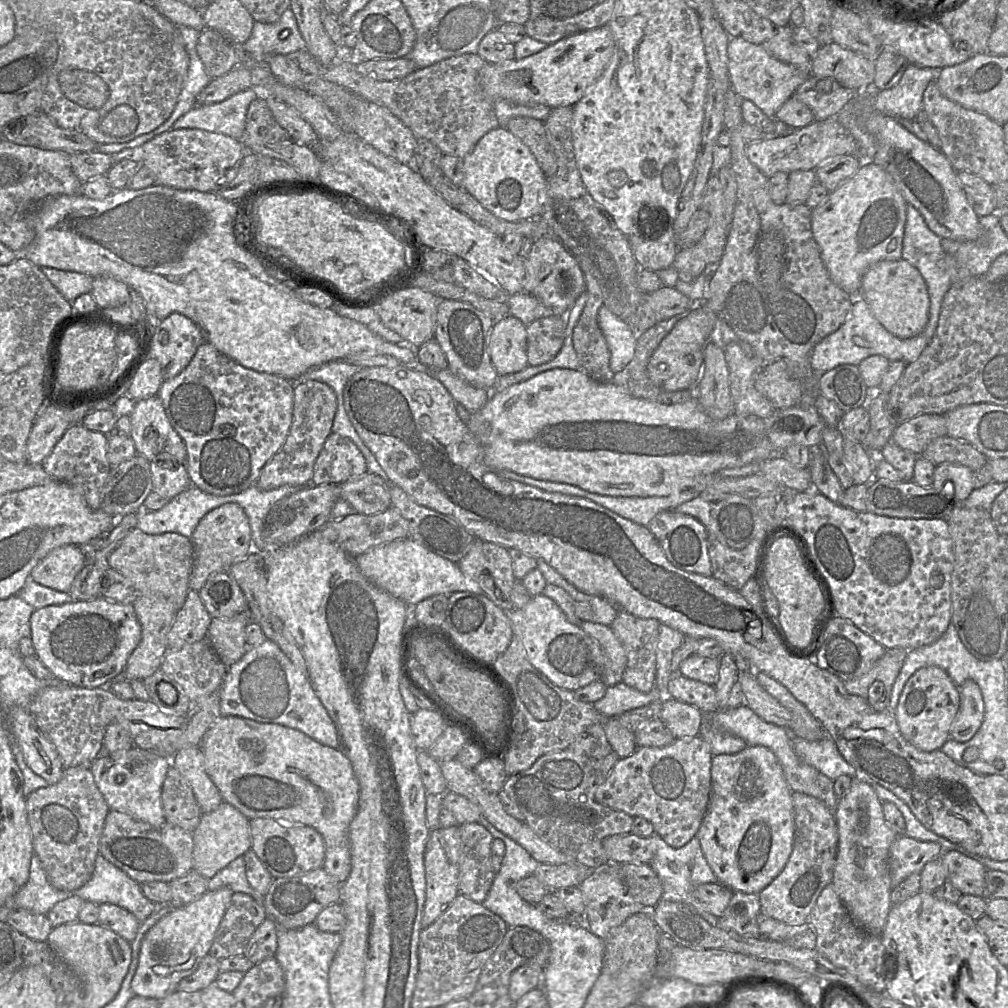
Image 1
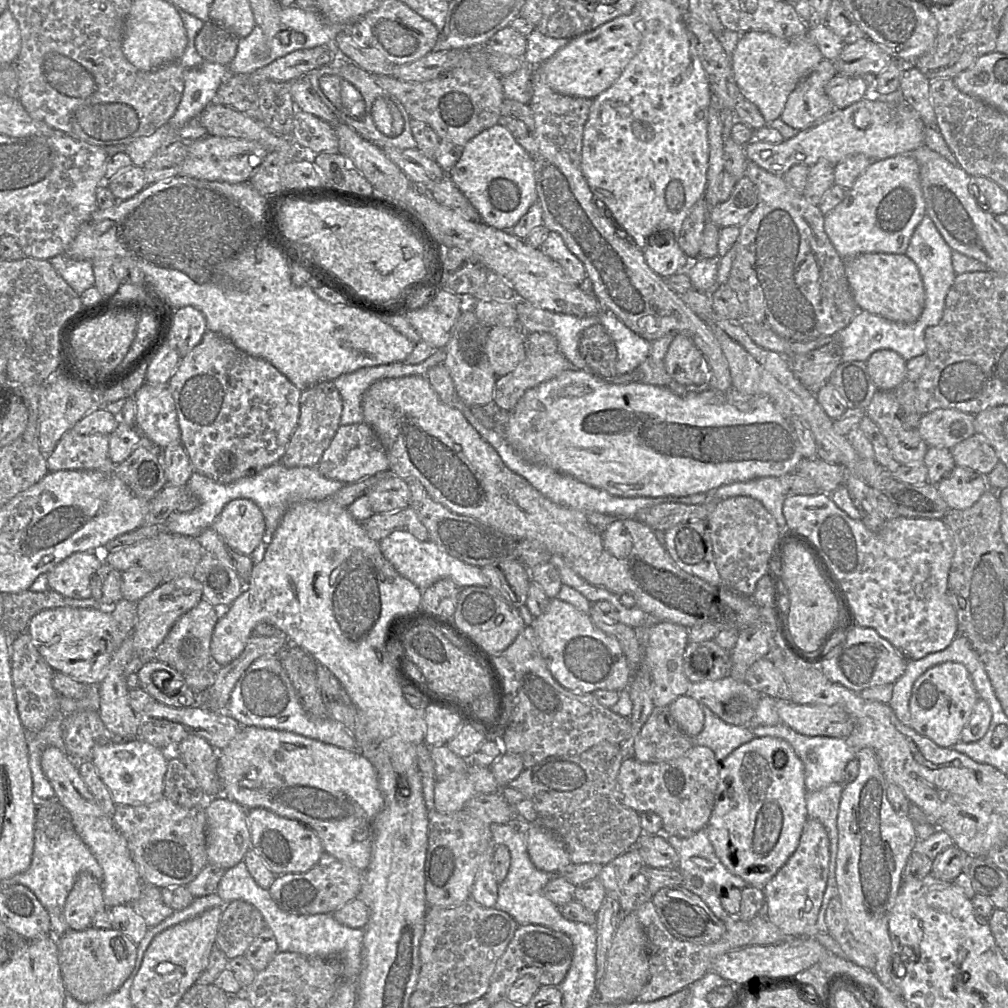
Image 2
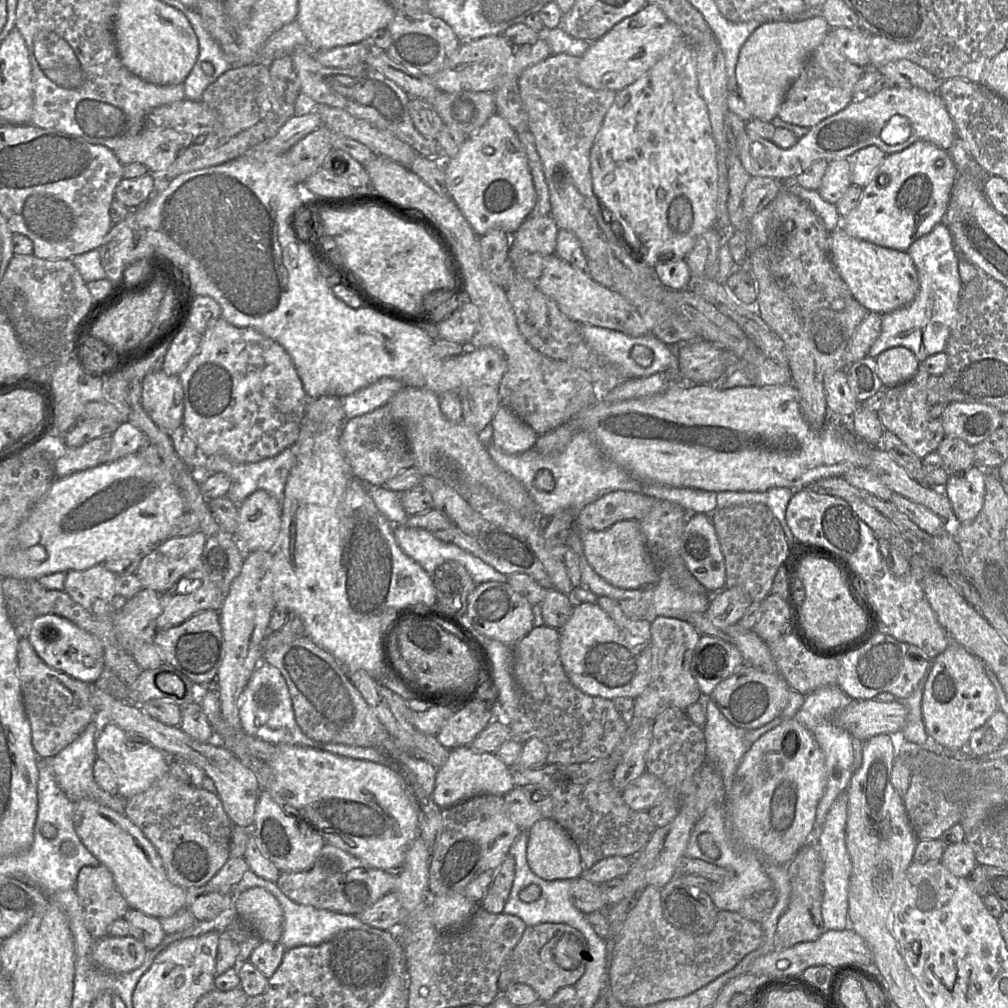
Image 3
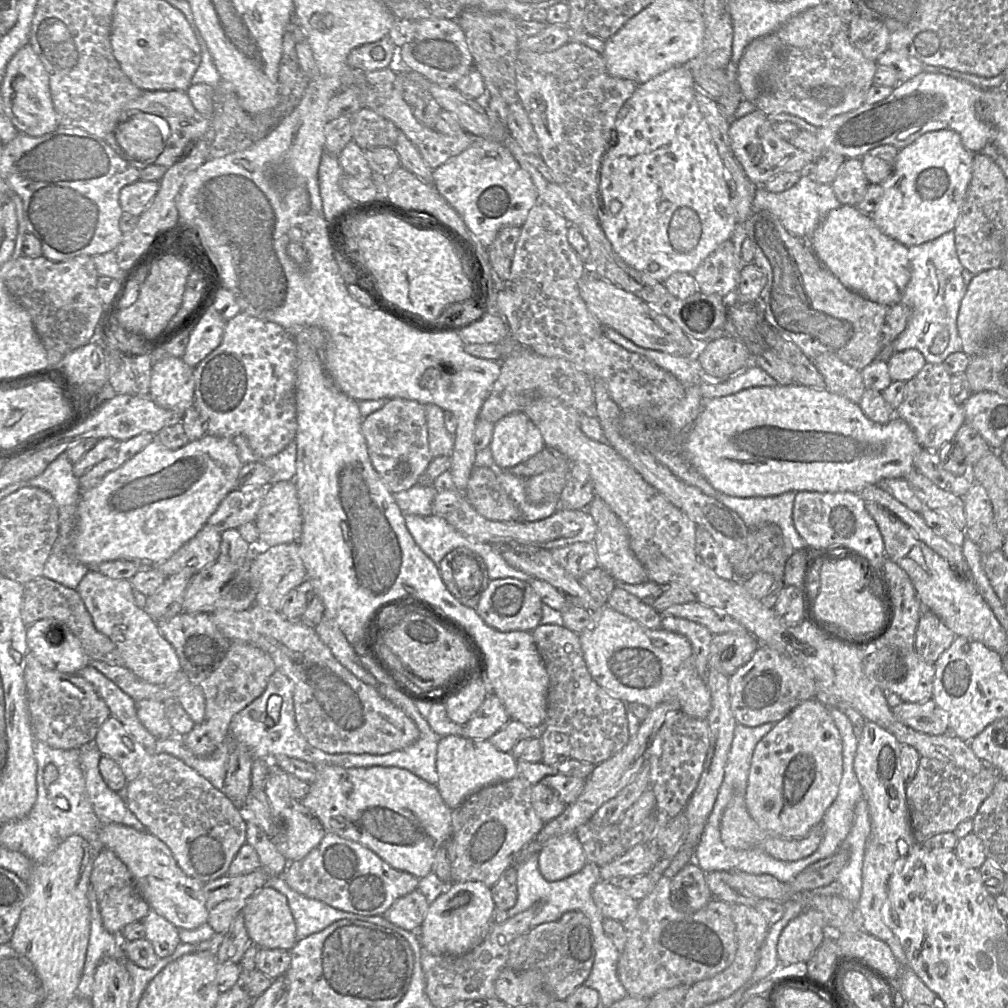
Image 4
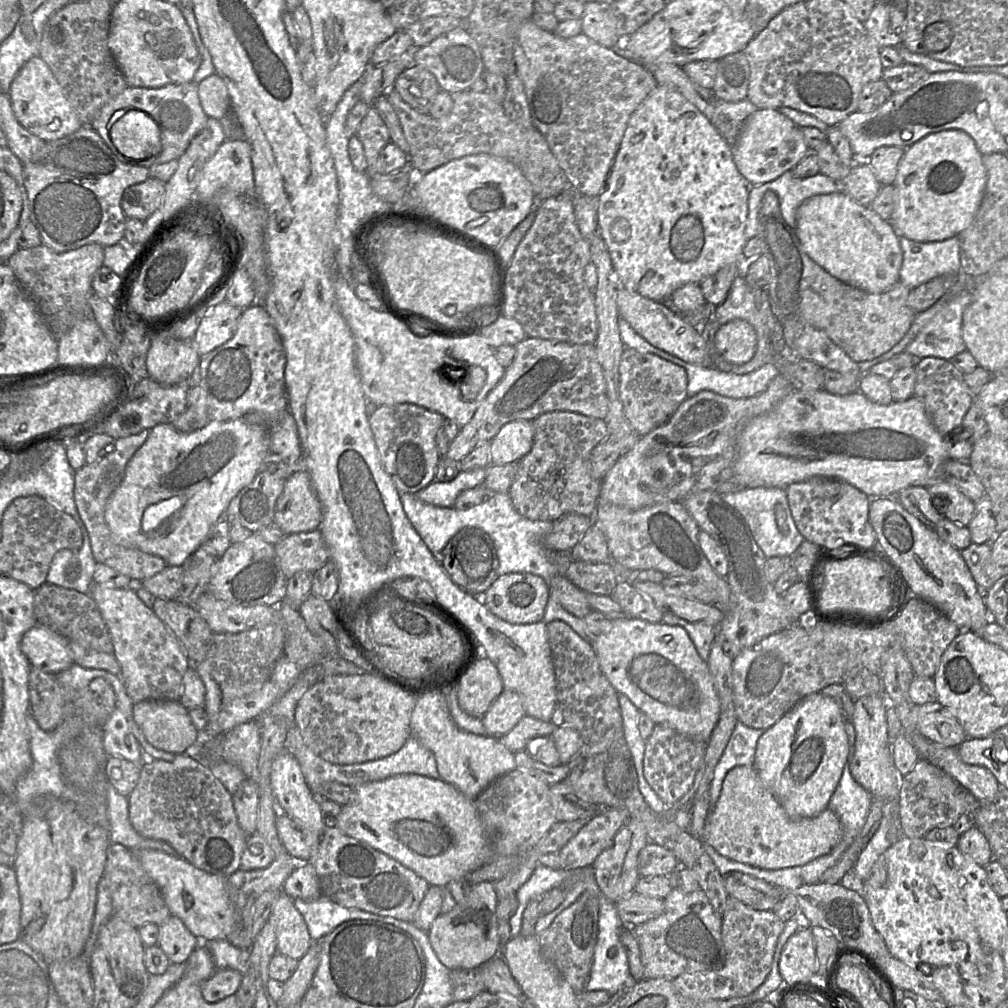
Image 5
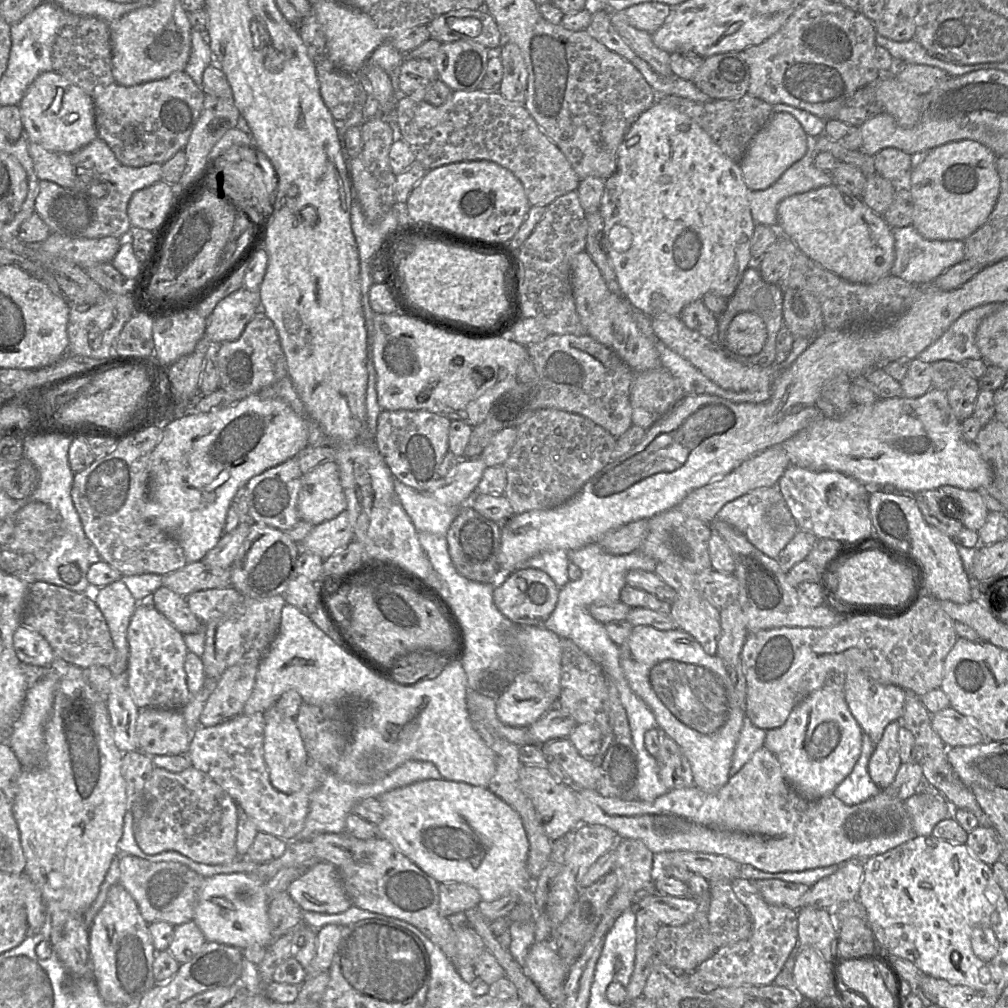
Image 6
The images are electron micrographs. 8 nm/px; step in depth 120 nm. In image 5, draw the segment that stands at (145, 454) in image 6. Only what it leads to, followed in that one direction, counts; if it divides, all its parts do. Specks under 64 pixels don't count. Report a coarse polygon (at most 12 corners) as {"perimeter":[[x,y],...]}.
{"perimeter":[[150,430],[77,470],[75,505],[95,561],[140,581],[167,565],[116,544],[105,507]]}

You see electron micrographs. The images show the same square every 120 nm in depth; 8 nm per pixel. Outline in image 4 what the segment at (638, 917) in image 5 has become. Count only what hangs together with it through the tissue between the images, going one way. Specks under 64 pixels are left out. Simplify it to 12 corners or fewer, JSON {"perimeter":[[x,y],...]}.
{"perimeter":[[614,882],[591,891],[604,918],[624,922],[638,902]]}

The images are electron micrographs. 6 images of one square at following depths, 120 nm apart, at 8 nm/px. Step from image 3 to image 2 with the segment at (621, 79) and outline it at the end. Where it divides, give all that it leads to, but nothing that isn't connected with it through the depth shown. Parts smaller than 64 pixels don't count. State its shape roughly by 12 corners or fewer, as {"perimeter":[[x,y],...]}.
{"perimeter":[[632,10],[536,66],[553,91],[593,99],[642,37]]}

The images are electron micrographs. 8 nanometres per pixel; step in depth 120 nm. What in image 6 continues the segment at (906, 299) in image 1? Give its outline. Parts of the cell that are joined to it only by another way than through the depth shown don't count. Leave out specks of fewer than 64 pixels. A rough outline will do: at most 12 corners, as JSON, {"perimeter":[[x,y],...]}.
{"perimeter":[[835,184],[777,207],[813,261],[855,284],[890,275],[892,227]]}

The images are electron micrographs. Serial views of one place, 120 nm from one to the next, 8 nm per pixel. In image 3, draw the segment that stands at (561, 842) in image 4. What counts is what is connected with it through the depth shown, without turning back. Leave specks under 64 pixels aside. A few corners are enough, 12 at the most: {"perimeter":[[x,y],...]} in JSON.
{"perimeter":[[542,818],[527,832],[527,861],[546,881],[576,879],[578,847]]}

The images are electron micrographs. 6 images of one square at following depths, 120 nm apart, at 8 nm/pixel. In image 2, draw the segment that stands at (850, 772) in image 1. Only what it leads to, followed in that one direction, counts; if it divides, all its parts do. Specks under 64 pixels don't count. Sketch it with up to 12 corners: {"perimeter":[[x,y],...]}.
{"perimeter":[[779,722],[755,736],[787,741],[808,791],[843,784],[856,753],[845,738],[808,736]]}

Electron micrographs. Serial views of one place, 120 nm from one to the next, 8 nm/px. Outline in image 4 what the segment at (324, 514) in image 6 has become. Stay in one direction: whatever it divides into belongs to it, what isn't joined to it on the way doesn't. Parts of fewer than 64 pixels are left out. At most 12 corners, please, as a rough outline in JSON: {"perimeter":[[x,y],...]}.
{"perimeter":[[293,480],[268,487],[254,522],[263,546],[297,542]]}

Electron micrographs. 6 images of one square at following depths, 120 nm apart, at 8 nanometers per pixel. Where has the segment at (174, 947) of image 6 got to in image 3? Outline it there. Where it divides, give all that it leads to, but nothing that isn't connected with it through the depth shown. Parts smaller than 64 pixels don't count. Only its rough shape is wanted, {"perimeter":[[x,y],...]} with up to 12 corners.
{"perimeter":[[129,909],[129,936],[148,950],[166,935],[158,918]]}

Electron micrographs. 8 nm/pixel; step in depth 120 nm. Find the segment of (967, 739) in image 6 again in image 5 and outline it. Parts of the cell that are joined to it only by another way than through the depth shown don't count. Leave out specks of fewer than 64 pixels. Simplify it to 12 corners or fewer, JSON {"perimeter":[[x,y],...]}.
{"perimeter":[[939,702],[916,705],[916,728],[926,739],[959,747],[967,739]]}

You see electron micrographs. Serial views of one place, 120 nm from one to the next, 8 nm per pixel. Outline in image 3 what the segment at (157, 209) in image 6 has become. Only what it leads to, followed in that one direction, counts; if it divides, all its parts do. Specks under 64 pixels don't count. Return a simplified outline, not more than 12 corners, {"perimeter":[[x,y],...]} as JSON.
{"perimeter":[[156,175],[123,178],[115,198],[129,209],[154,193]]}

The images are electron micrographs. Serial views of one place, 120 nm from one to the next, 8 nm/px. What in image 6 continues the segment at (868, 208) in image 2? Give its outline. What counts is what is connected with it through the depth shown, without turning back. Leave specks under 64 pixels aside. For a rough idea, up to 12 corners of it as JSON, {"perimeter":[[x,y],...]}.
{"perimeter":[[972,140],[912,163],[911,225],[964,241],[1000,190],[996,155]]}

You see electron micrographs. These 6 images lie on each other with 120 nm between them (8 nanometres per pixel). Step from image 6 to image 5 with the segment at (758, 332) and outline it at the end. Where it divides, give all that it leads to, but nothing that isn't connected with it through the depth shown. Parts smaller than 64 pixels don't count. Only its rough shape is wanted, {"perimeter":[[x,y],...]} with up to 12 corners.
{"perimeter":[[735,319],[719,328],[714,345],[727,362],[755,355],[756,331]]}

